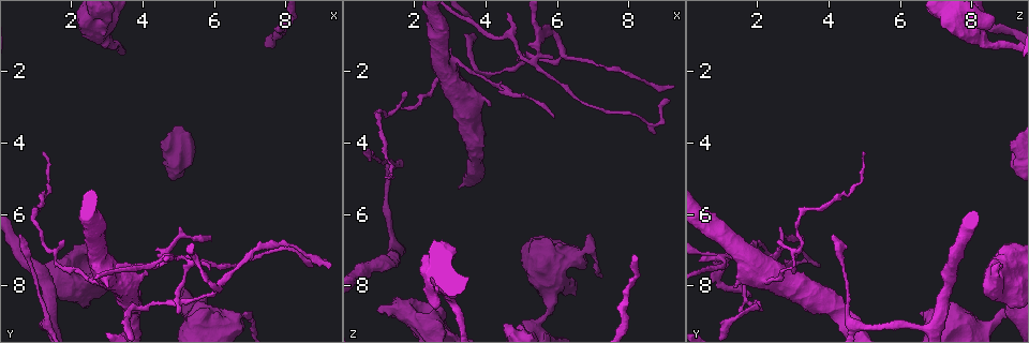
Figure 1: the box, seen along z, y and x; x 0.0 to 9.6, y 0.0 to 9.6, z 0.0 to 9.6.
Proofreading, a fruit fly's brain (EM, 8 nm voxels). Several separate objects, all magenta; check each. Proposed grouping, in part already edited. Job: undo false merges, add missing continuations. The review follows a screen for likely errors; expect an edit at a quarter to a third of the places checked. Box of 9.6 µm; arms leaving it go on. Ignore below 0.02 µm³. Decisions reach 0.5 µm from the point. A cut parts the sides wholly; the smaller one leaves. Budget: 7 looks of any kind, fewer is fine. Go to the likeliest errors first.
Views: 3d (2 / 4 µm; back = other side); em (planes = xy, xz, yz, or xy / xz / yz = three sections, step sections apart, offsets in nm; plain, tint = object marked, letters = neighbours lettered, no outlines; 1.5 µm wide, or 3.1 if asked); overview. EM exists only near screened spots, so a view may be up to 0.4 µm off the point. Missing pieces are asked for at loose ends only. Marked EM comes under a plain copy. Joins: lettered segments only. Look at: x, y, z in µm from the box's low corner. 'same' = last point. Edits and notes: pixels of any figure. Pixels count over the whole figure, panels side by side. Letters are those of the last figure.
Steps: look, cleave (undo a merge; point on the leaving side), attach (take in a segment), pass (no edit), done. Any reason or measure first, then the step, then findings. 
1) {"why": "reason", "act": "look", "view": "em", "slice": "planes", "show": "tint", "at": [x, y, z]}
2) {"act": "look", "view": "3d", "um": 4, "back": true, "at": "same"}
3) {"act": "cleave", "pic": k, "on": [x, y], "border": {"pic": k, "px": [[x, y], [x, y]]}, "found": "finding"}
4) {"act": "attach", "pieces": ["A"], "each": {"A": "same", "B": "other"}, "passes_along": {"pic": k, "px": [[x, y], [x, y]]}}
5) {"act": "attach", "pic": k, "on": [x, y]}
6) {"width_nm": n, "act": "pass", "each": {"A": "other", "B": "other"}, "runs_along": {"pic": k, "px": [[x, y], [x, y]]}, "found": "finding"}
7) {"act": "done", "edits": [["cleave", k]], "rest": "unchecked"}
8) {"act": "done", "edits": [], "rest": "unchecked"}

{"why": "stops while still wide", "act": "look", "view": "em", "slice": "yz", "step": 8, "show": "letters", "at": [3.05, 8.05, 1.35]}

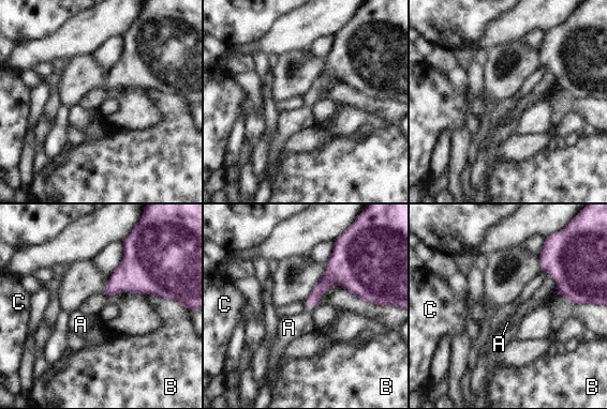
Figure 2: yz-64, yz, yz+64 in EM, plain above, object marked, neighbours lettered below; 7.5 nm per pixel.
{"act": "attach", "pieces": ["A"], "each": {"A": "same", "B": "other", "C": "other"}, "passes_along": {"pic": 2, "px": [[327, 282], [308, 307], [289, 328]]}, "found": "it goes on there"}

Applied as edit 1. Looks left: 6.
{"act": "look", "view": "overview"}

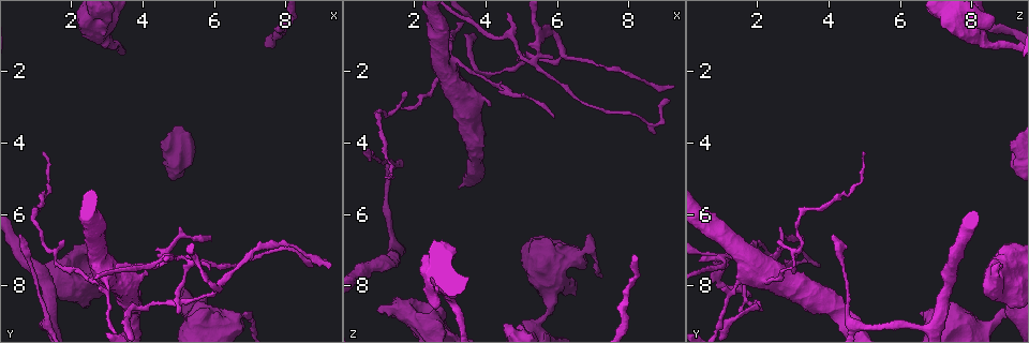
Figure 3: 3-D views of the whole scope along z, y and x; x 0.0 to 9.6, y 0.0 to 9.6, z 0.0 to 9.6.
{"why": "stops while still wide", "act": "look", "view": "3d", "um": 4, "at": [4.20, 7.65, 3.00]}

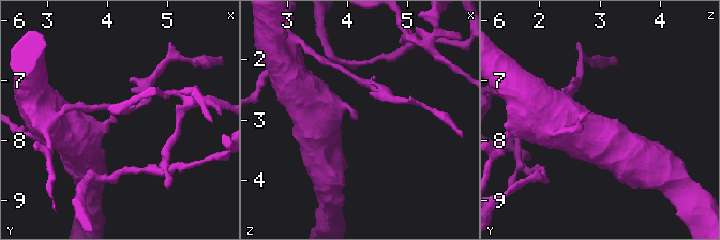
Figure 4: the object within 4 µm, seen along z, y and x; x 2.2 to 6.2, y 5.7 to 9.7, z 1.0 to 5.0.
{"act": "look", "view": "em", "slice": "xy", "step": 8, "show": "letters", "at": [4.15, 7.65, 2.95]}

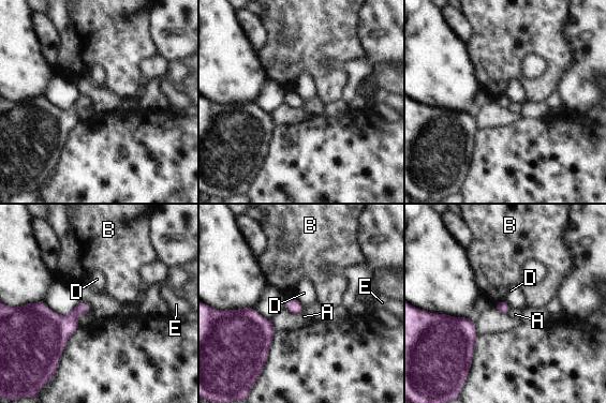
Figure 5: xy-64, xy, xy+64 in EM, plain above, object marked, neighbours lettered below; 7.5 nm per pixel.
{"why": "another direction", "act": "look", "view": "em", "slice": "planes", "show": "letters", "at": "same"}

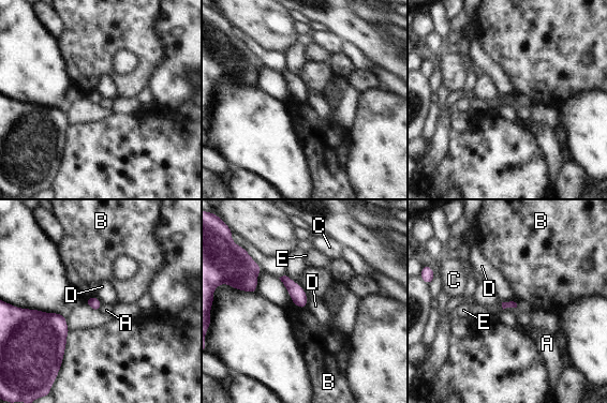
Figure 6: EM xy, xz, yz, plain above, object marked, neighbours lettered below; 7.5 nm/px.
{"longest_contact_nm": ["B", 120], "act": "pass", "each": {"A": "other", "B": "other", "C": "other", "D": "other", "E": "other"}, "found": "no lettered segment goes on from it"}

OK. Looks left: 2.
{"why": "calibre changes", "act": "look", "view": "em", "slice": "yz", "step": 8, "show": "letters", "at": [1.35, 9.20, 4.75]}

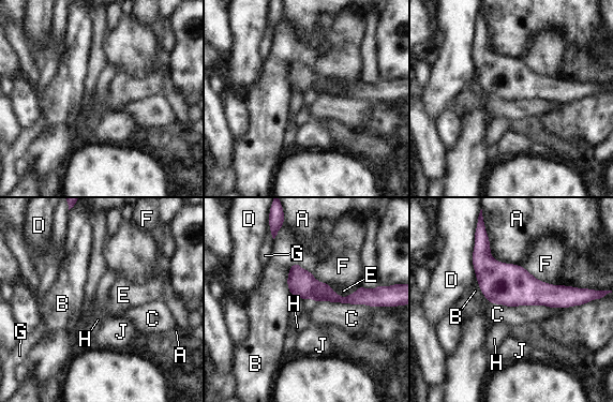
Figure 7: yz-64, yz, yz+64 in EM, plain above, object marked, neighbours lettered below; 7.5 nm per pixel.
{"act": "look", "view": "em", "slice": "planes", "show": "letters", "at": "same"}

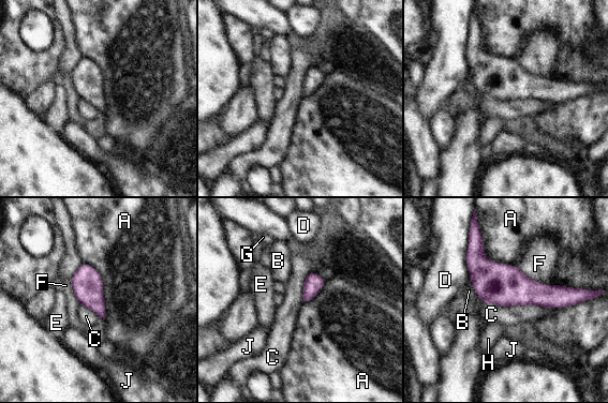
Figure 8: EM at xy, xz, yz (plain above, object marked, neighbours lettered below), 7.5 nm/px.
{"act": "pass", "each": {"A": "other", "B": "other", "C": "other", "D": "other", "E": "other", "F": "other", "G": "other", "H": "other", "J": "other"}, "runs_along": {"pic": 8, "px": [[470, 249], [505, 285], [569, 293]]}, "found": "all the same cell"}

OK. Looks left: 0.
{"act": "done", "edits": [["attach", 2]], "rest": "unchecked"}

